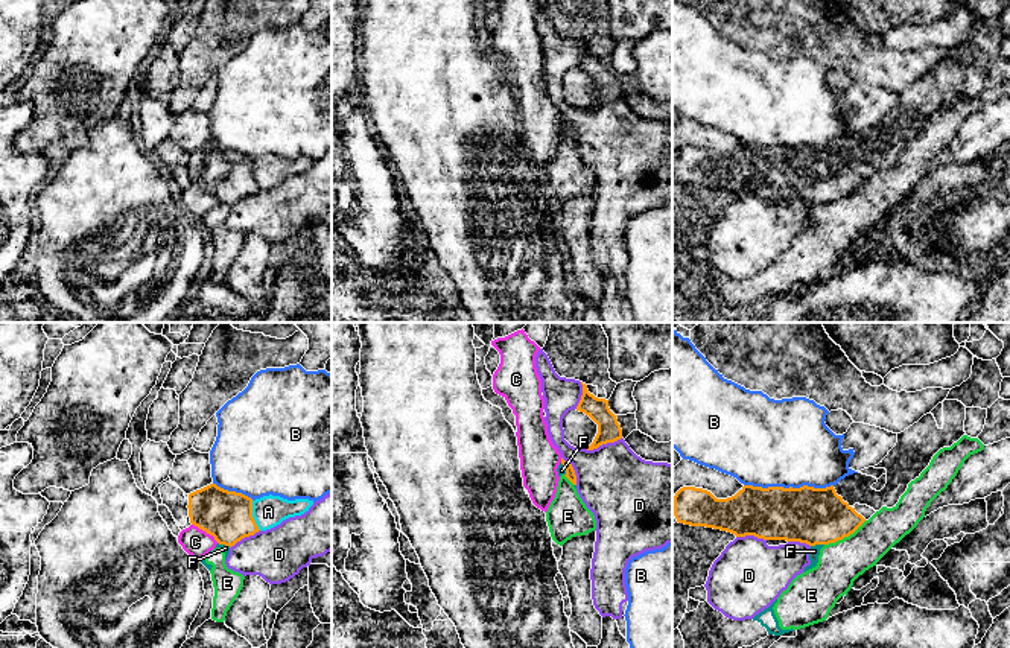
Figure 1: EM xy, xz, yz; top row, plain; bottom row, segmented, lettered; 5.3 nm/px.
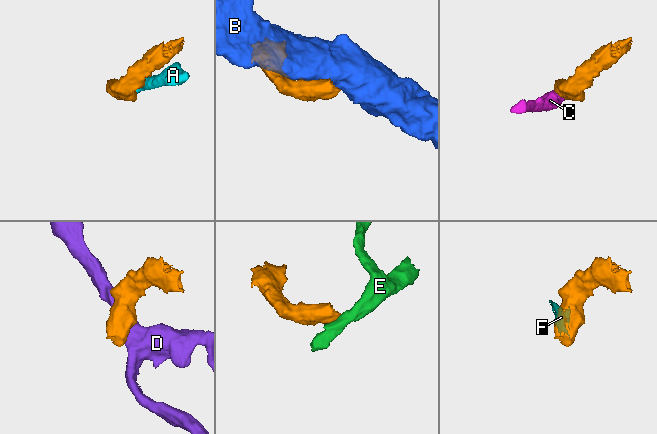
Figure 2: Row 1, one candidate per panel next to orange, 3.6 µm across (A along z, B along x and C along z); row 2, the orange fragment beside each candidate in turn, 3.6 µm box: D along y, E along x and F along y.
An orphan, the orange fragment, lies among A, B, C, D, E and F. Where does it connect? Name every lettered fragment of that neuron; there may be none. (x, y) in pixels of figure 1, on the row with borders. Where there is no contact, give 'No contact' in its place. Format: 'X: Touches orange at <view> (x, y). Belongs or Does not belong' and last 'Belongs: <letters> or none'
A: Touches orange at xy (251, 516). Does not belong
B: Touches orange at yz (790, 487). Does not belong
C: Touches orange at xy (206, 531). Does not belong
D: Touches orange at xz (603, 443). Does not belong
E: Touches orange at yz (844, 536). Does not belong
F: Touches orange at yz (817, 543). Does not belong
Belongs: none

